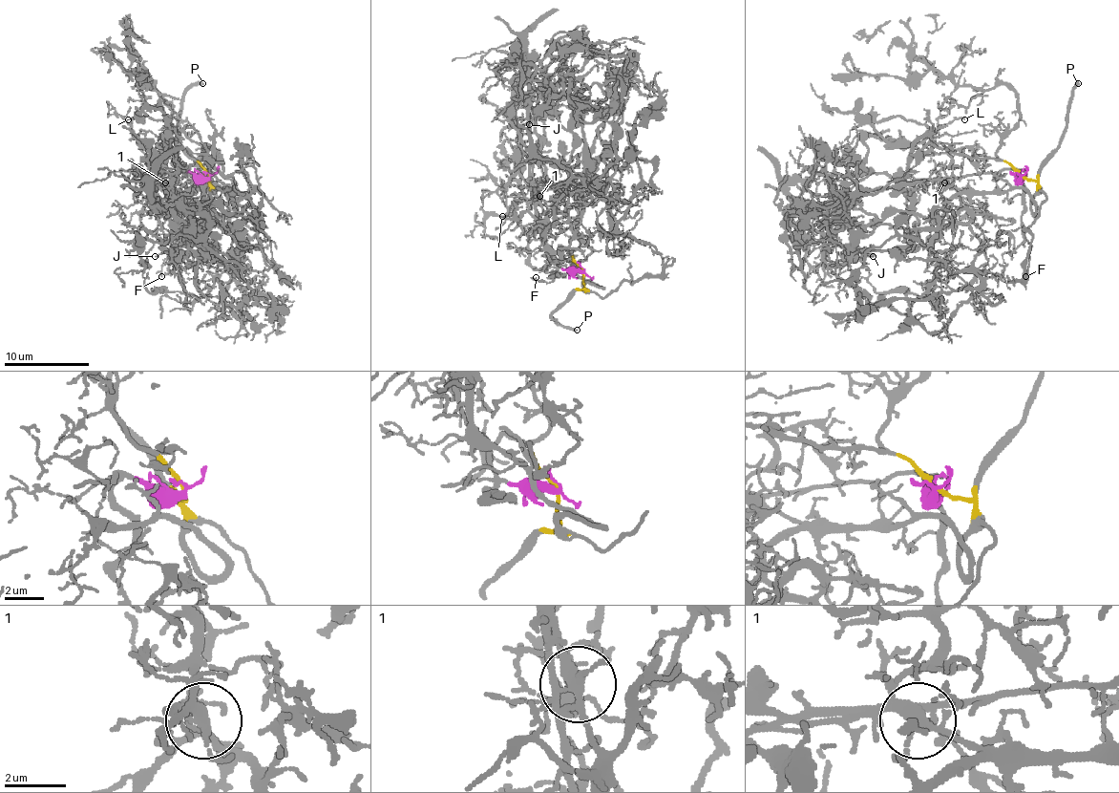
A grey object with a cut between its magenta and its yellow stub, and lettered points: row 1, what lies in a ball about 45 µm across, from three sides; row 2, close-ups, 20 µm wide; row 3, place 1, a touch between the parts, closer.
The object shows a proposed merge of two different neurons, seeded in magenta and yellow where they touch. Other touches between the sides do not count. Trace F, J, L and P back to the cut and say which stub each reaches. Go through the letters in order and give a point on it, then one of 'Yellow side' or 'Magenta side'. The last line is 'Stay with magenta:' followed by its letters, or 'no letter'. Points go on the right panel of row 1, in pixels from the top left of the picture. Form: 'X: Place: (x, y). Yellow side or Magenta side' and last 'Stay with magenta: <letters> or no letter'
F: Place: (1025, 276). Magenta side
J: Place: (873, 256). Yellow side
L: Place: (964, 119). Yellow side
P: Place: (1078, 83). Yellow side
Stay with magenta: F

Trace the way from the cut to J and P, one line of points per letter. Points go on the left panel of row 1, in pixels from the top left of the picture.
J: (210, 175), (214, 209), (224, 213), (203, 187), (172, 192), (207, 249), (188, 264), (155, 256)
P: (210, 175), (207, 180), (200, 162), (178, 137), (180, 98), (193, 86), (203, 84)

